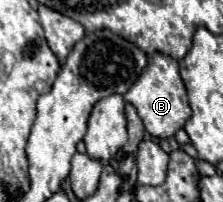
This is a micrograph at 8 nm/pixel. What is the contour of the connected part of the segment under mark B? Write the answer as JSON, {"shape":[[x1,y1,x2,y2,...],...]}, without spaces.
{"shape":[[154,54,152,56,152,62,150,66,140,74,140,78,134,82,134,86,124,94,124,100,130,102,136,110,138,110,138,116,142,118,144,122,144,128,156,138,156,140,162,140,162,138,172,138,180,128,184,128,186,120,192,116,192,110,188,106,188,94,186,94,186,88,184,88,184,82,180,78,180,72,178,72,178,62,170,56,164,56,164,54]]}

